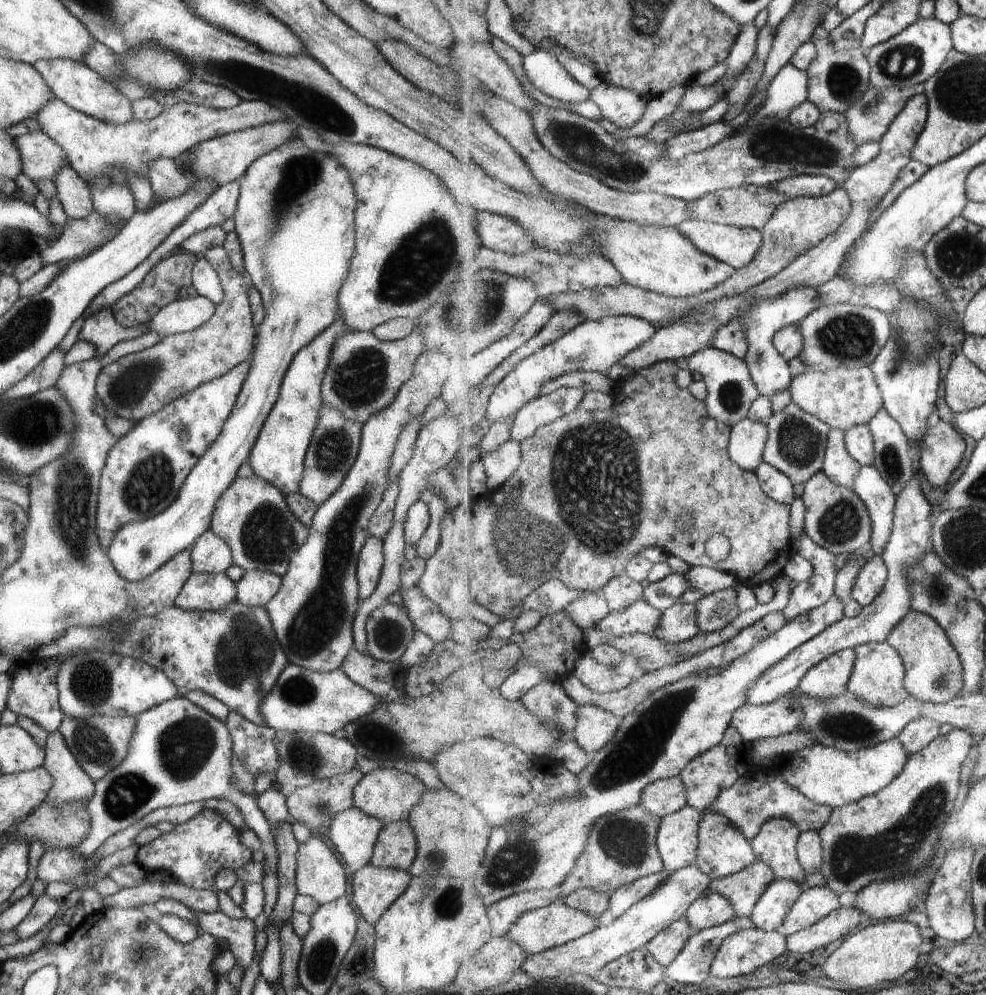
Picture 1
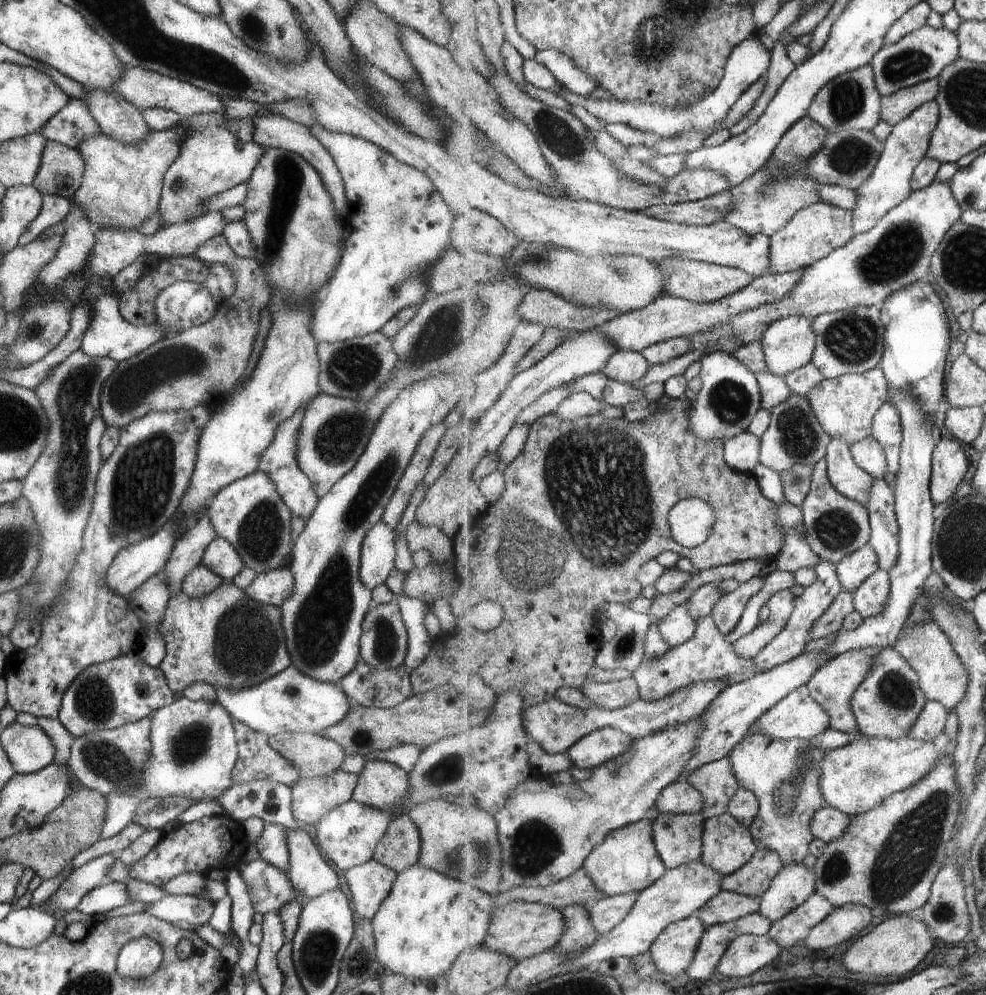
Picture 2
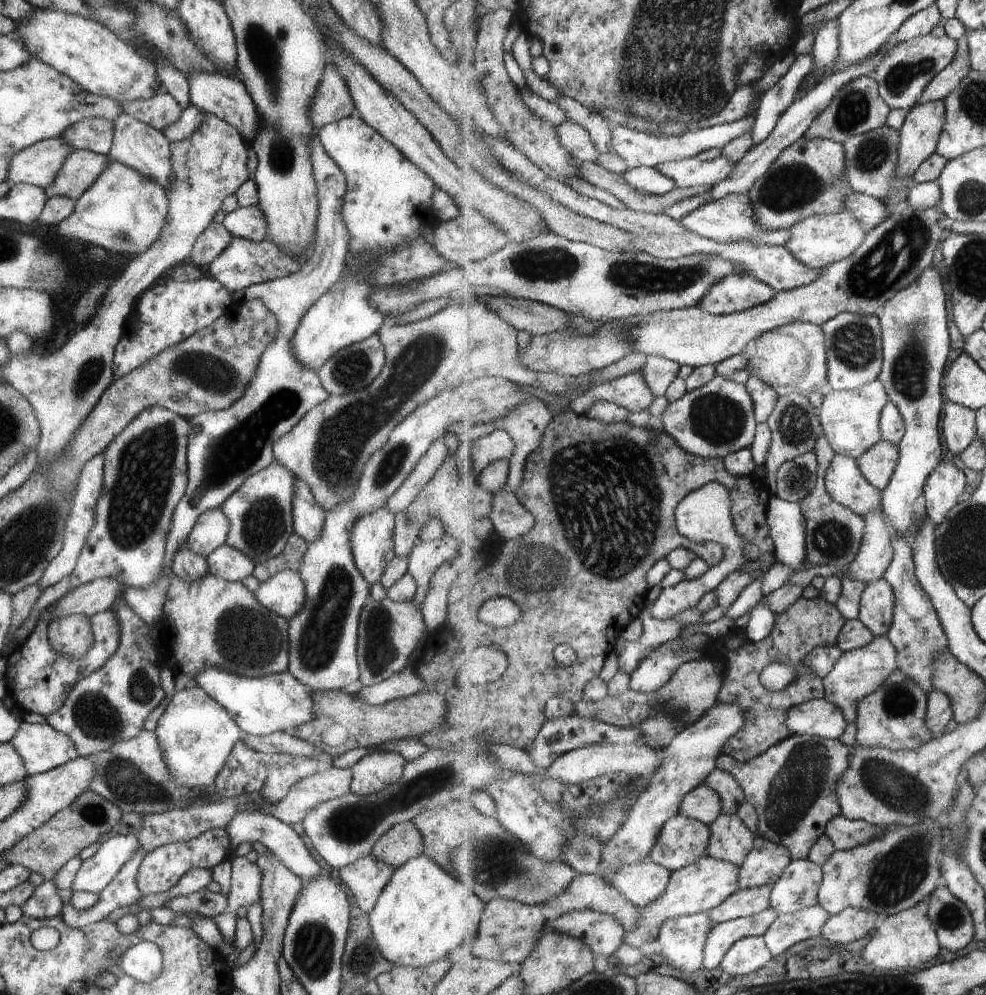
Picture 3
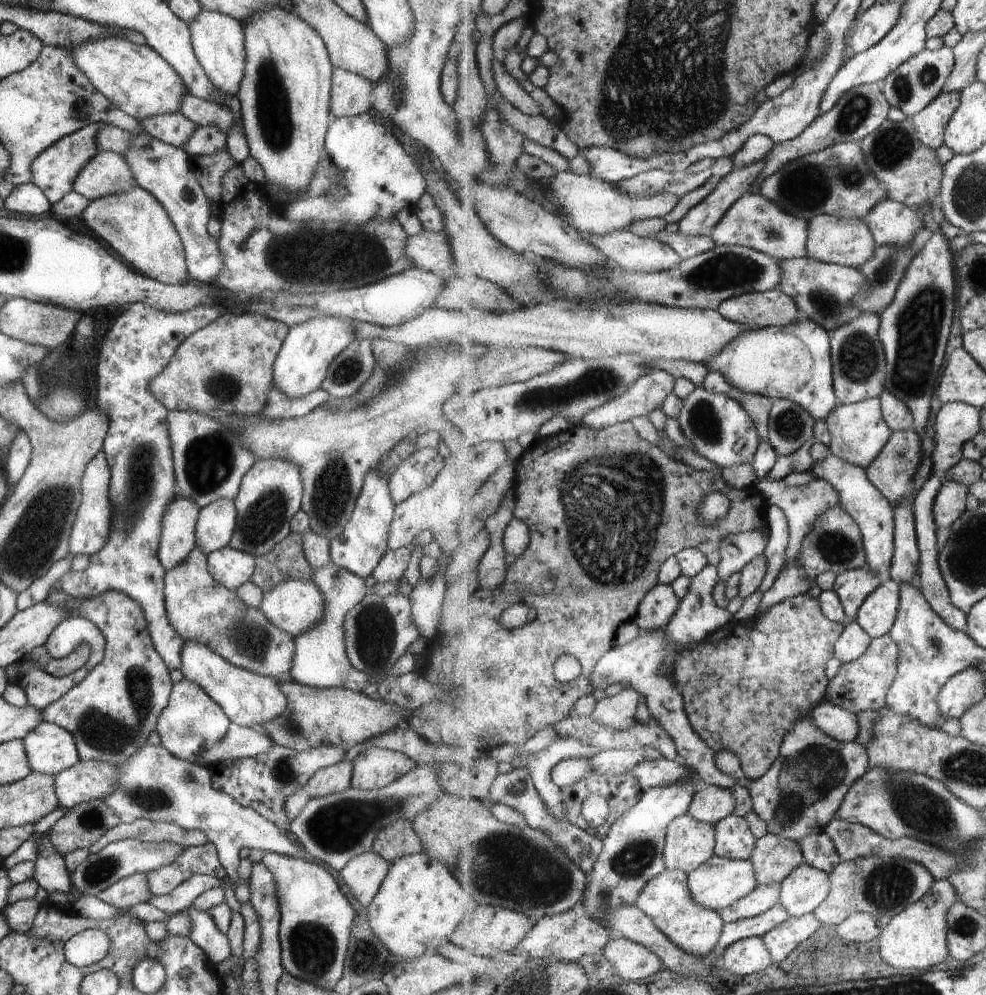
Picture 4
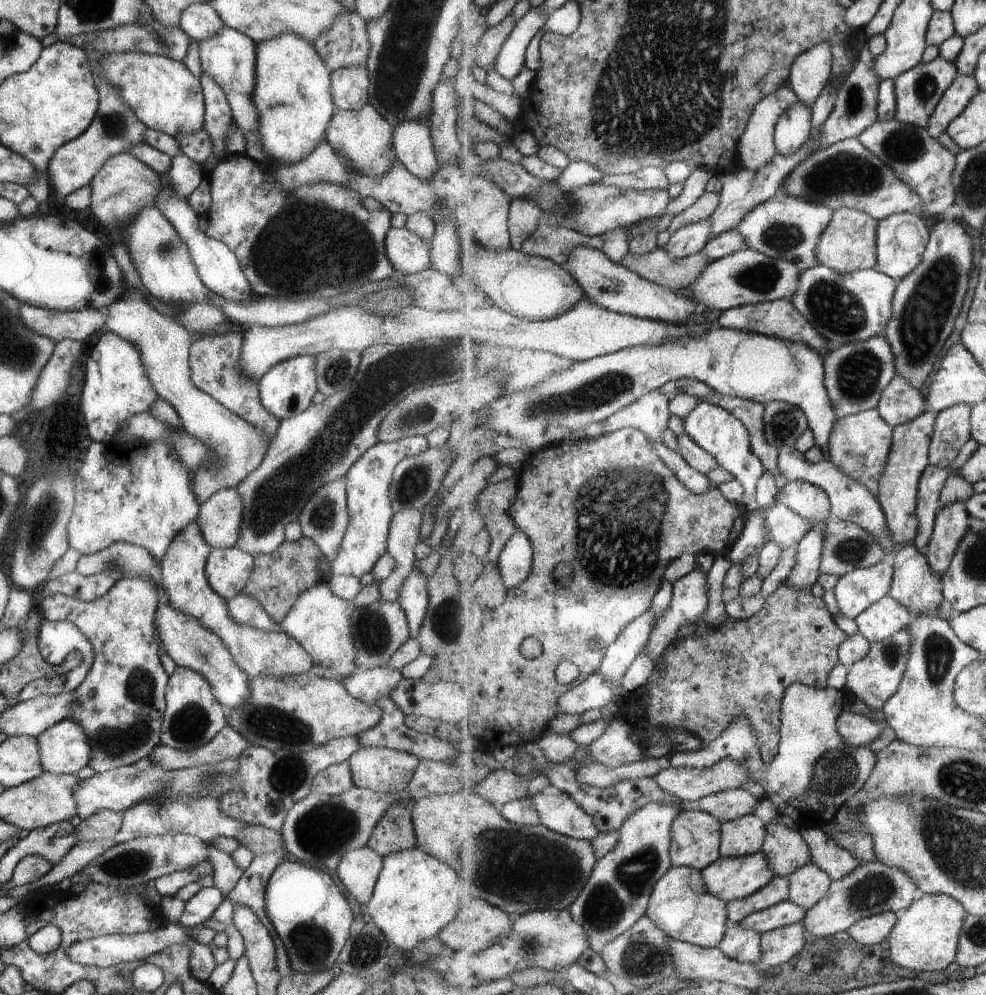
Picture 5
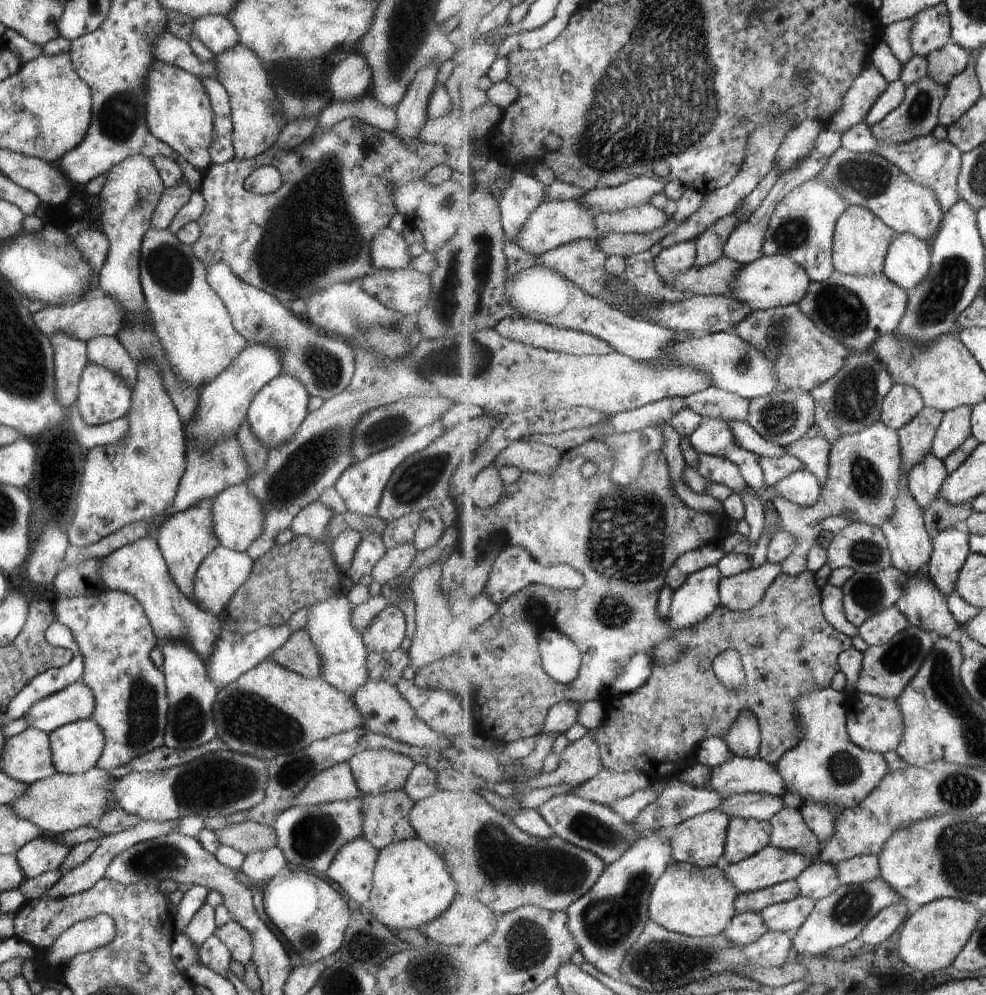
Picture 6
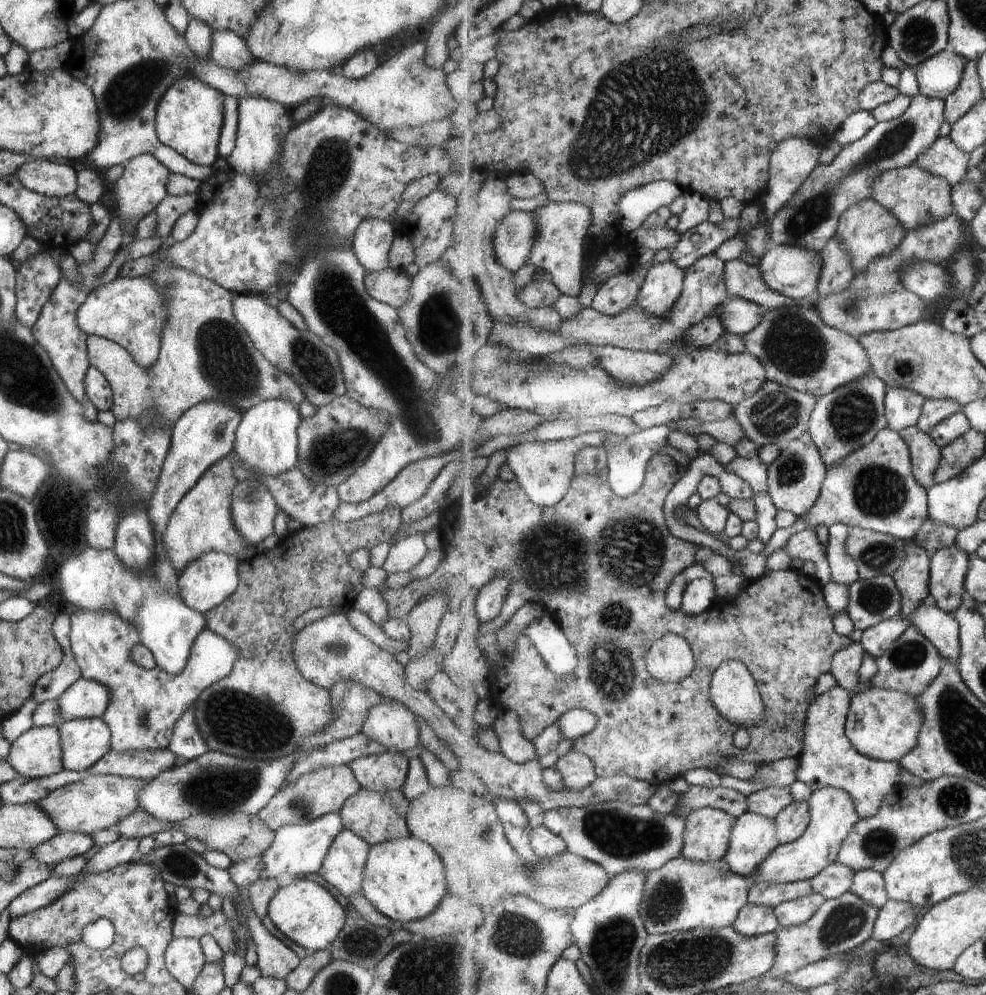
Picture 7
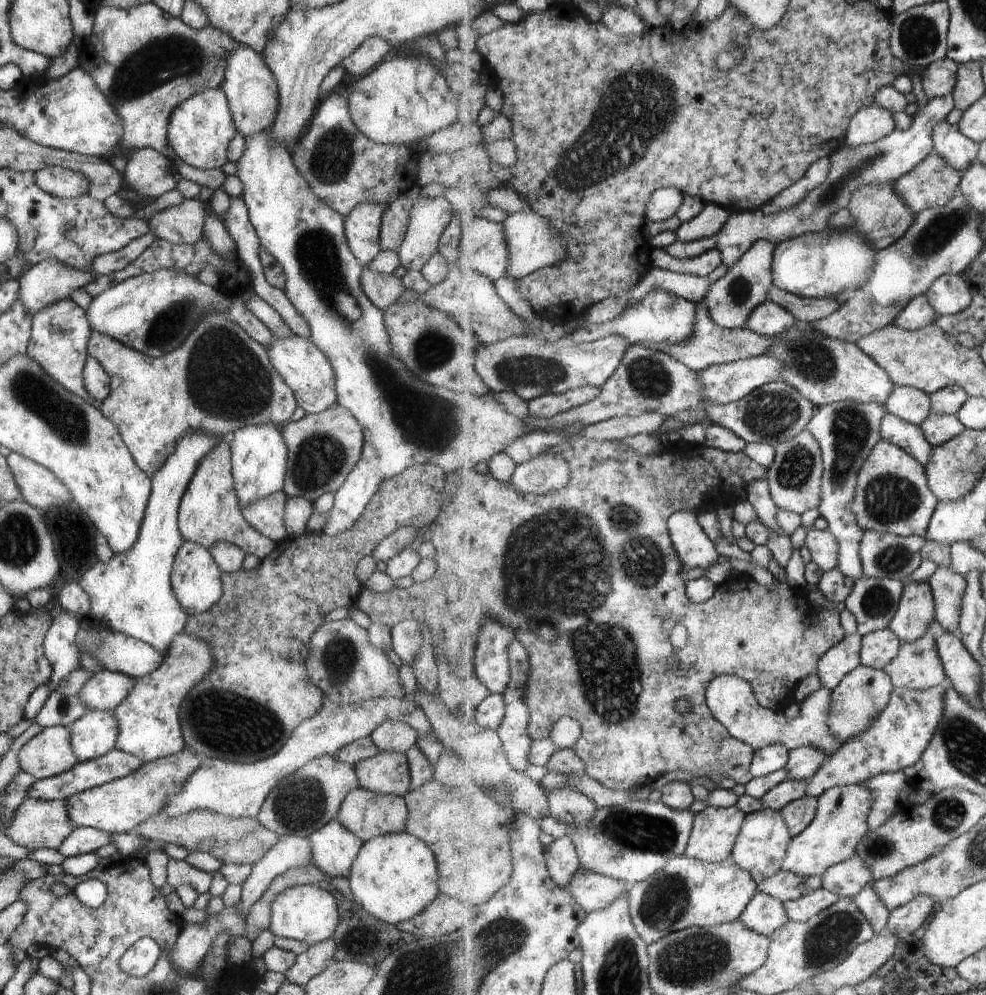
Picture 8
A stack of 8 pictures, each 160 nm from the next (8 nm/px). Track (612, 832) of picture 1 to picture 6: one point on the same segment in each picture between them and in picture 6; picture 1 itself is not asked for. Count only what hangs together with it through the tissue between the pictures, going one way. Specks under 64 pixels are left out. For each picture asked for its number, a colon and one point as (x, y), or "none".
2: (627, 861)
3: (642, 883)
4: (665, 899)
5: (681, 904)
6: (699, 902)

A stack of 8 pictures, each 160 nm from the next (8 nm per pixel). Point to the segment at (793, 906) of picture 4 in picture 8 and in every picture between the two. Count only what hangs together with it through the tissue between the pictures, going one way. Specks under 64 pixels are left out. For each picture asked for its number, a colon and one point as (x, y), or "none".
5: (809, 885)
6: (821, 880)
7: (837, 879)
8: (848, 879)

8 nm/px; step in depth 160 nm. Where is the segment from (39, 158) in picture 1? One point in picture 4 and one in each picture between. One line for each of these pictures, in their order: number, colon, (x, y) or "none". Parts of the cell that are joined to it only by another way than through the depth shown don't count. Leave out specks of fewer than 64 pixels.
2: (60, 168)
3: (80, 167)
4: (106, 172)

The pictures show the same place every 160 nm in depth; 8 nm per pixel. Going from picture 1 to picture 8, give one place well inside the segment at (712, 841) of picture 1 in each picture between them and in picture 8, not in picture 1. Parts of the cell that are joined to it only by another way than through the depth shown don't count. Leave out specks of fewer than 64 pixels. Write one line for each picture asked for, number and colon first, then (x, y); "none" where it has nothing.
2: (728, 845)
3: (732, 841)
4: (734, 839)
5: (744, 836)
6: (746, 837)
7: (754, 837)
8: (761, 848)

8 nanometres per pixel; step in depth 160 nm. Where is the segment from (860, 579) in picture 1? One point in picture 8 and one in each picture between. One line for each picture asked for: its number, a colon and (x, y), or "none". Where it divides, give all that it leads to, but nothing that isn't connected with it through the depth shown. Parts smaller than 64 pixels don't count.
2: (870, 598)
3: (878, 603)
4: (878, 615)
5: (887, 617)
6: (879, 629)
7: (877, 640)
8: (880, 648)

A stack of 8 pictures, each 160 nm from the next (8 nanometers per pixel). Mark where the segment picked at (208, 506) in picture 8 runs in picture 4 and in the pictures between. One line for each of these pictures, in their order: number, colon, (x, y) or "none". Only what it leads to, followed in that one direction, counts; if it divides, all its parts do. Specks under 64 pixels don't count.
4: (200, 610)
5: (256, 652)
6: (184, 538)
7: (200, 523)

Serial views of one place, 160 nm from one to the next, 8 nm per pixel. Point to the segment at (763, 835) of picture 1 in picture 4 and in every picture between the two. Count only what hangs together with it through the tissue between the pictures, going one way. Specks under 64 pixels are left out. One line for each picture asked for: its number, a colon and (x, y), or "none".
2: (785, 774)
3: (793, 785)
4: (802, 793)

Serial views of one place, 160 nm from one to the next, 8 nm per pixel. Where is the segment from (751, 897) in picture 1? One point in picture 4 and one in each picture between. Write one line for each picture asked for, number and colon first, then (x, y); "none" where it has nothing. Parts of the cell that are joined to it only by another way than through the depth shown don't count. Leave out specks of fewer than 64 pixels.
2: (756, 877)
3: (768, 861)
4: (776, 858)

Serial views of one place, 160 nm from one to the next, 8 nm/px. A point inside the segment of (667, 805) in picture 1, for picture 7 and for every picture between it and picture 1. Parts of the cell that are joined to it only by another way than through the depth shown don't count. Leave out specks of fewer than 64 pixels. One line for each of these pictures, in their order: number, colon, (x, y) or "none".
2: (680, 797)
3: (703, 804)
4: (711, 804)
5: (728, 805)
6: (761, 806)
7: (770, 802)

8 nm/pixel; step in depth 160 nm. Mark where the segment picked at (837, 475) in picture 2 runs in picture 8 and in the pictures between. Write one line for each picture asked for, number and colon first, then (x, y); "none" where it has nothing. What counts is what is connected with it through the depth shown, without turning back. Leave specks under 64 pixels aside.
3: (848, 485)
4: (802, 504)
5: (811, 501)
6: (802, 487)
7: (796, 478)
8: (795, 478)

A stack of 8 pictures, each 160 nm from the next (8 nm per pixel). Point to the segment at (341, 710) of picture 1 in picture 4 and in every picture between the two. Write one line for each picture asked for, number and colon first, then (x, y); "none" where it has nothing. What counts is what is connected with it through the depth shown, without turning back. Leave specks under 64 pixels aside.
2: (289, 701)
3: (259, 706)
4: (248, 700)

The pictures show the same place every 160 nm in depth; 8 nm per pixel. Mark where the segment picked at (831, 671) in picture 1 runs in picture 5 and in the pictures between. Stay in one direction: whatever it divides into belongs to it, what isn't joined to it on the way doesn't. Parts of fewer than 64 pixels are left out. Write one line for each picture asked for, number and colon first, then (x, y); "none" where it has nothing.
2: (834, 685)
3: (859, 673)
4: (864, 684)
5: (874, 680)

